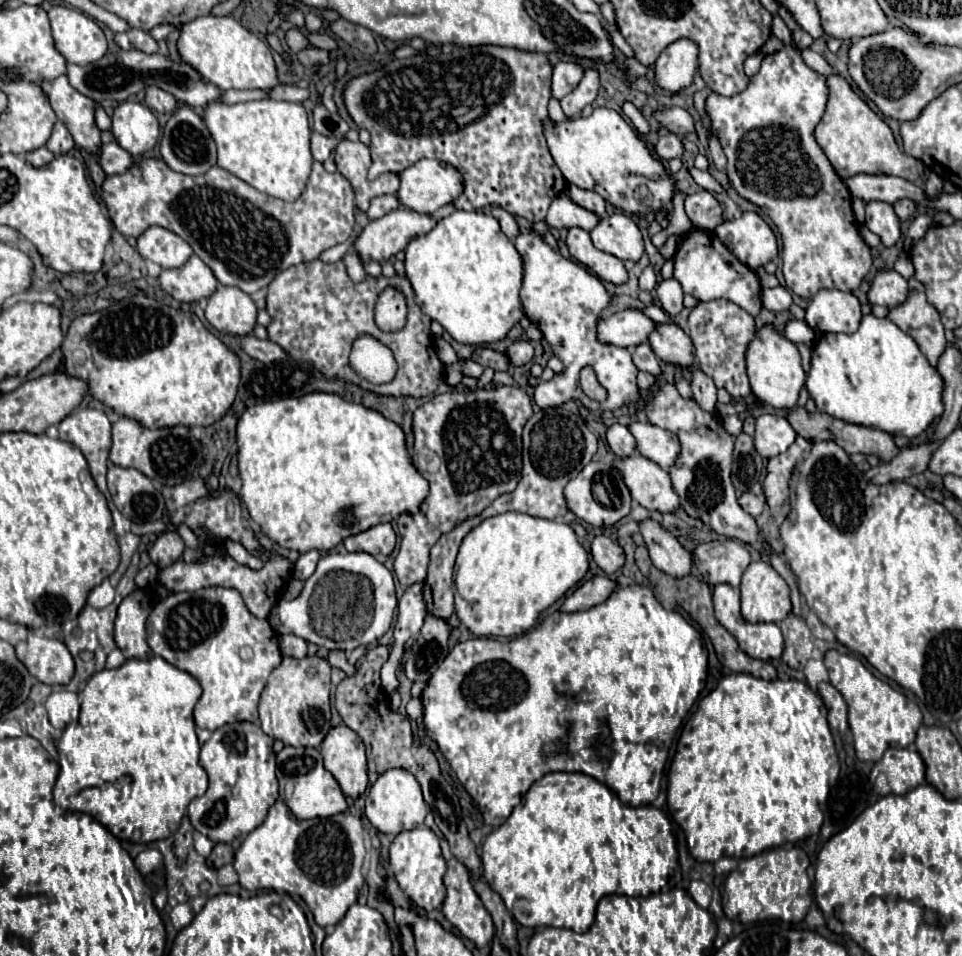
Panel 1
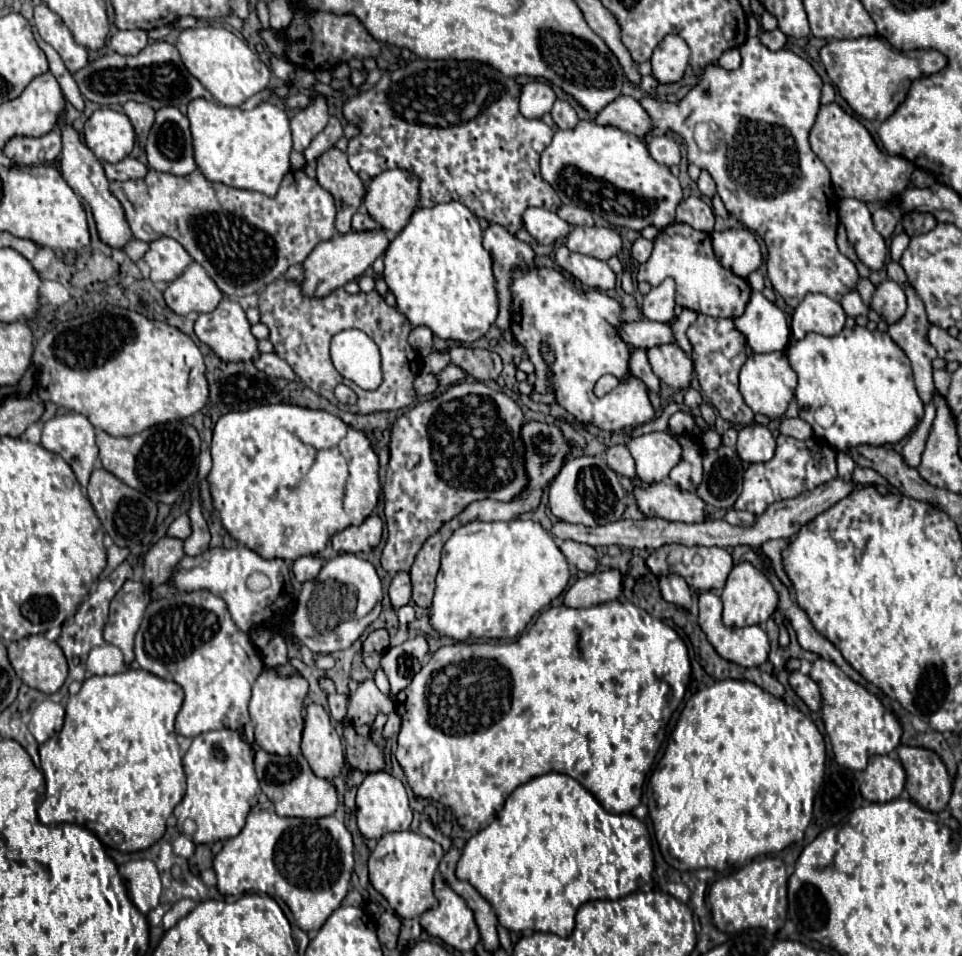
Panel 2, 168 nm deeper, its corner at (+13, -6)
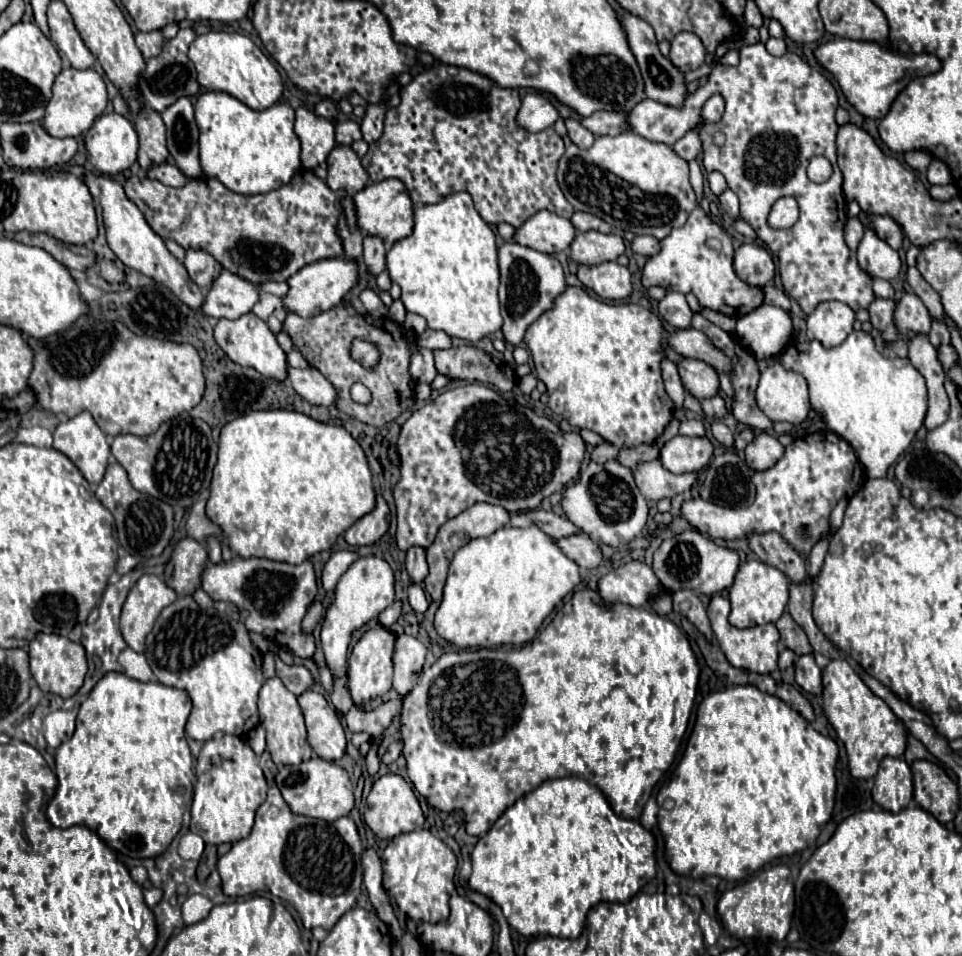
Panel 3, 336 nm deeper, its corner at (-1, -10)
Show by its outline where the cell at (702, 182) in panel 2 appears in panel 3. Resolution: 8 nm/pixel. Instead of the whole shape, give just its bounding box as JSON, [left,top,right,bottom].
[719,189,739,219]

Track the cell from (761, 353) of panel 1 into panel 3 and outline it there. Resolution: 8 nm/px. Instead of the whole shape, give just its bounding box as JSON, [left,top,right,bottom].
[757,361,811,425]

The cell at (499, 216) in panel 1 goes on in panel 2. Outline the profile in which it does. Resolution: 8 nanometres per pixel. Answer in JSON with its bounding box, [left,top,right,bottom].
[483,223,535,329]

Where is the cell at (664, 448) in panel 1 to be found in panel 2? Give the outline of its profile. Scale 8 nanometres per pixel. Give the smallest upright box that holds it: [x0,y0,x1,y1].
[627,431,681,483]

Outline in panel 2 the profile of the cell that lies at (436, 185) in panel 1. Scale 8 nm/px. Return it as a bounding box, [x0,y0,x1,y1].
[363,169,419,233]

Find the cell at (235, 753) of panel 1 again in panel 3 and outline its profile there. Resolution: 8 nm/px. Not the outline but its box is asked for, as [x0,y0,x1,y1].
[191,733,267,843]

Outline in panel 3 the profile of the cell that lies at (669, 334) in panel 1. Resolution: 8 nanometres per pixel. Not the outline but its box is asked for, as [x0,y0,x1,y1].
[677,359,719,399]

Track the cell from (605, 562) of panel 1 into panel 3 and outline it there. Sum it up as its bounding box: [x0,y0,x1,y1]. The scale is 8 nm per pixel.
[555,533,601,569]

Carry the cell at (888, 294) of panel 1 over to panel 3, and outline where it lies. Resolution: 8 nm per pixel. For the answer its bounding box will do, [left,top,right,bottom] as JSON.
[895,295,931,337]

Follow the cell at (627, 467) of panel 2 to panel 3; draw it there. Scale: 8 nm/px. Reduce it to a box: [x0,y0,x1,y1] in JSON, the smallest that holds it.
[633,459,697,501]

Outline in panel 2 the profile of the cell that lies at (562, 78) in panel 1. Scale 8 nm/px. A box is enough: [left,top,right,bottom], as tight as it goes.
[521,81,555,119]

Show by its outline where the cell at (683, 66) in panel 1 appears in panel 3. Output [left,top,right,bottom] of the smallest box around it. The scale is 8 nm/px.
[669,31,705,73]

